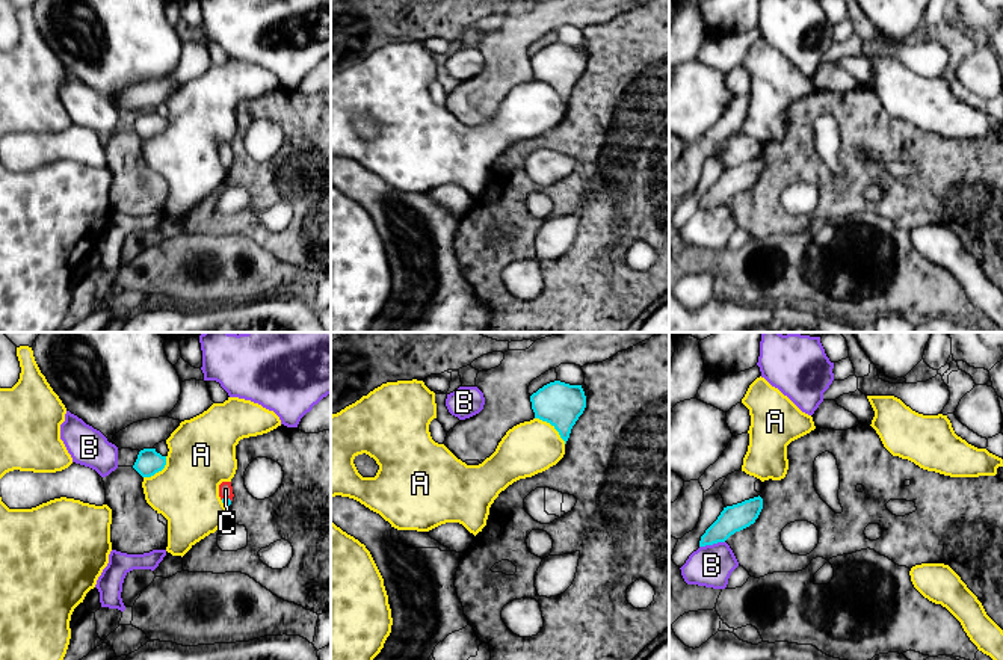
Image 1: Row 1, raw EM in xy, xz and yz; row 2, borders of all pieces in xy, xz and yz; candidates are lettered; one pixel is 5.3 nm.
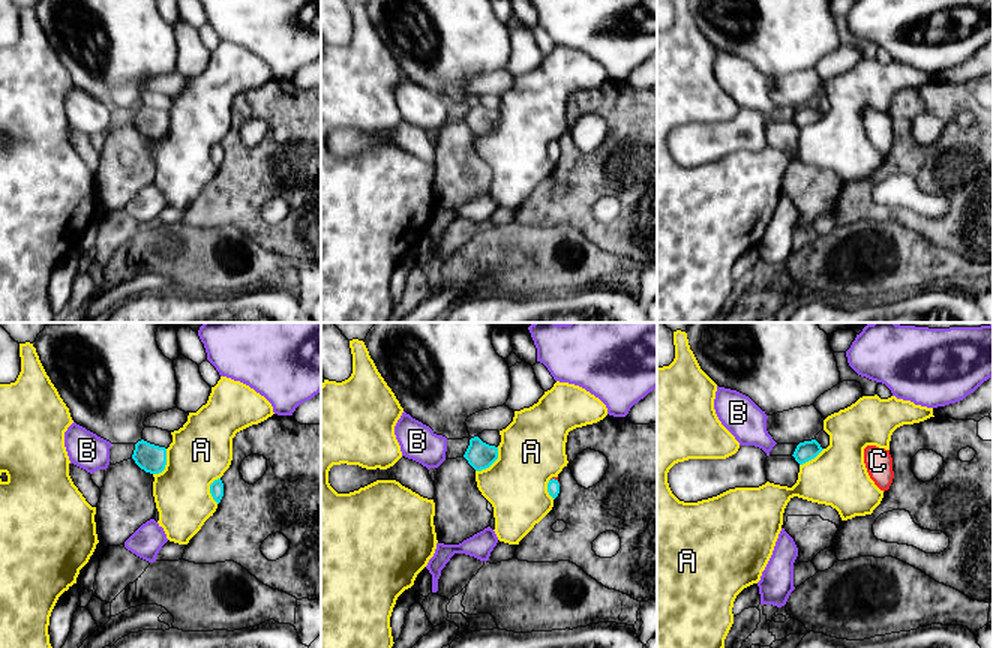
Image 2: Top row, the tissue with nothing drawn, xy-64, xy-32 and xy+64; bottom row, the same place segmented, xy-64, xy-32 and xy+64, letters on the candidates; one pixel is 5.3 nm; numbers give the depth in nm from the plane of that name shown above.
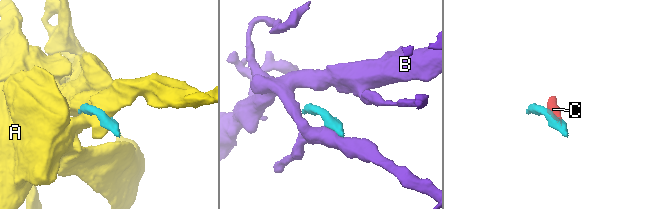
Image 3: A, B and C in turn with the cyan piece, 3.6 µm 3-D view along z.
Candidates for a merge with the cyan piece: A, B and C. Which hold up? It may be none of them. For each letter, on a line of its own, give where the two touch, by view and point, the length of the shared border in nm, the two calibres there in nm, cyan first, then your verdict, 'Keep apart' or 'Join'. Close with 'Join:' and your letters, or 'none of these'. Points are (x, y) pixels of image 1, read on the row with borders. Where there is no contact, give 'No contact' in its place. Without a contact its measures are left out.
A: Touches cyan at xz (552, 425). Shared border 220 nm. Thickness 240 nm (cyan) against 280 nm. Keep apart
B: Touches cyan at yz (712, 544). Shared border 140 nm. Thickness 140 nm (cyan) against 220 nm. Keep apart
C: Touches cyan at xy (227, 499). Shared border 60 nm. Thickness 50 nm (cyan) against 80 nm. Join
Join: C

